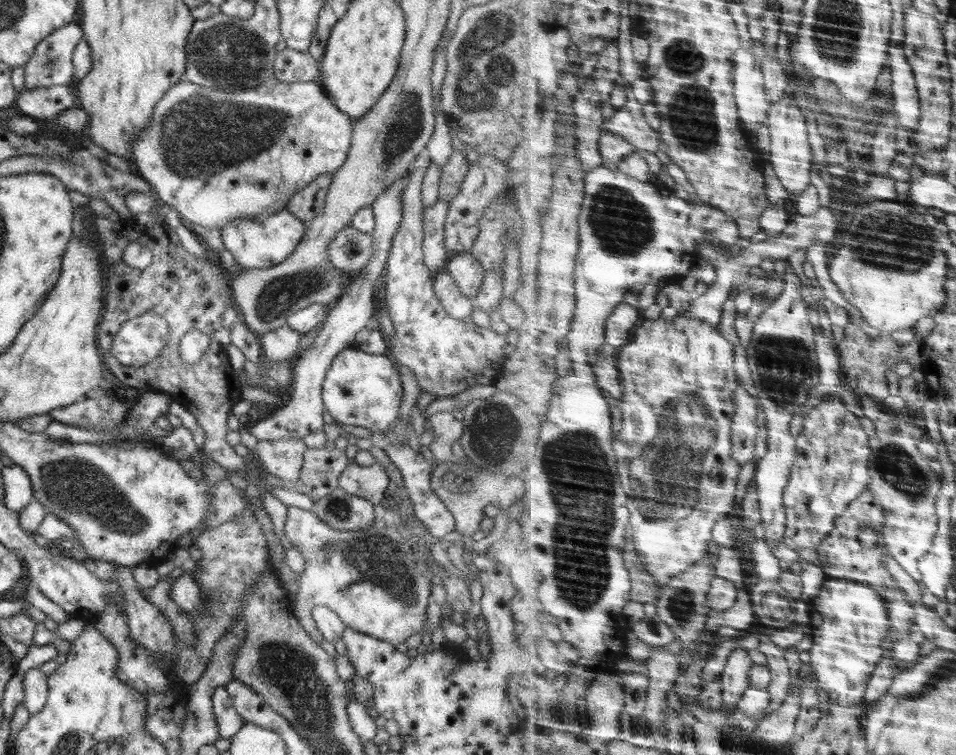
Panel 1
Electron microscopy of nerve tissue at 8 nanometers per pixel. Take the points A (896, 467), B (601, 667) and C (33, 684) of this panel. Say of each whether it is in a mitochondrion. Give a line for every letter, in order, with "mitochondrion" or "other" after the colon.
A: mitochondrion
B: other
C: other

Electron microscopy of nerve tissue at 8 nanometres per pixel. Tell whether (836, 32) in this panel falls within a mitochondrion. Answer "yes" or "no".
yes

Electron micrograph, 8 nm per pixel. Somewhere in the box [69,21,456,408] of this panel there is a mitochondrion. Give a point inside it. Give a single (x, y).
(190, 146)

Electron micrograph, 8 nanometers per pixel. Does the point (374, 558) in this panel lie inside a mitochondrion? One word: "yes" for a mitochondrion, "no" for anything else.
yes

